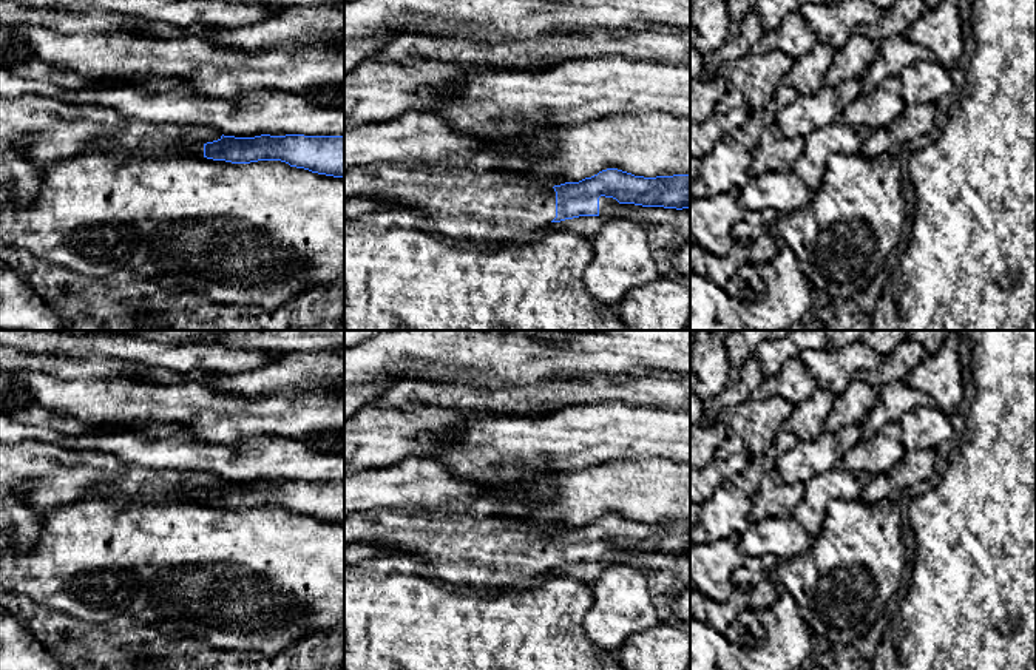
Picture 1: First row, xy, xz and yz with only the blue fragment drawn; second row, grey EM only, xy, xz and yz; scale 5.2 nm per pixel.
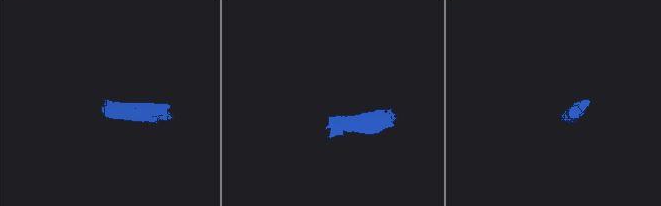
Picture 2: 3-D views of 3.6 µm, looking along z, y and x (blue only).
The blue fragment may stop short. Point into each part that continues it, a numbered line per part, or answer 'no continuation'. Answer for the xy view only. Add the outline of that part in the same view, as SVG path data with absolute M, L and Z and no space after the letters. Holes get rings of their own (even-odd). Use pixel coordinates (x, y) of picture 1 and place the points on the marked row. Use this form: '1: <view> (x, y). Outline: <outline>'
1: xy (196, 150). Outline: M196 142L185 150L181 150L178 154L187 154L187 156L195 156L195 157L204 157L204 144Z

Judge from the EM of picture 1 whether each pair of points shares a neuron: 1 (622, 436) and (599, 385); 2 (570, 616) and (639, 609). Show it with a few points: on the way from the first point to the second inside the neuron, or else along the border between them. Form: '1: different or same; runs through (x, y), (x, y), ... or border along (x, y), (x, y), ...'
1: different; border along (632, 403), (593, 402), (572, 405)
2: different; border along (590, 585), (593, 605), (584, 632), (599, 649)

